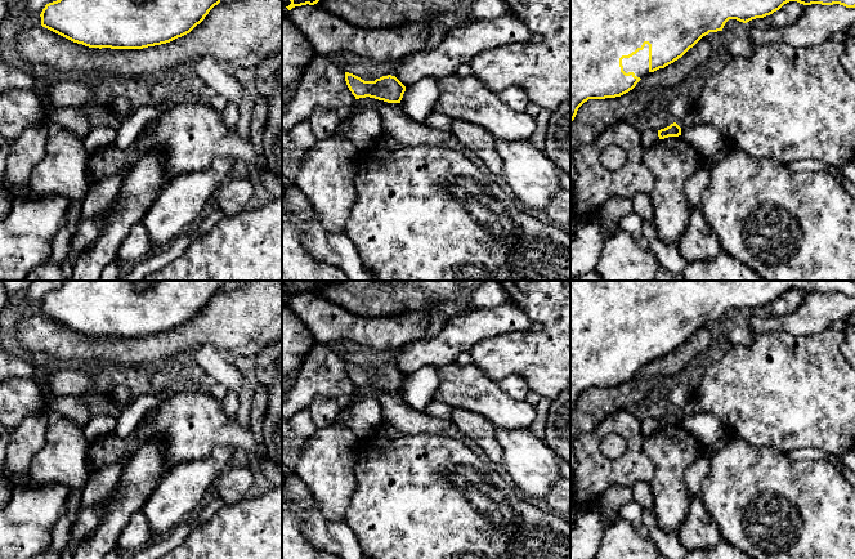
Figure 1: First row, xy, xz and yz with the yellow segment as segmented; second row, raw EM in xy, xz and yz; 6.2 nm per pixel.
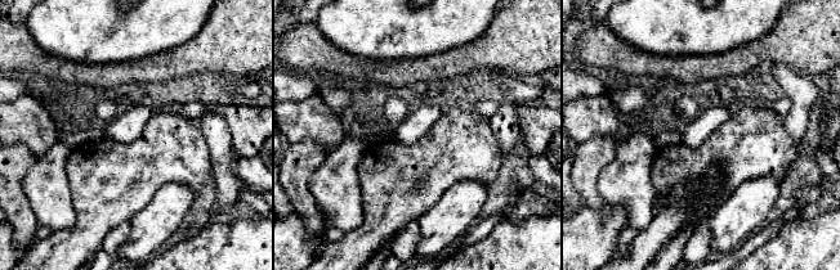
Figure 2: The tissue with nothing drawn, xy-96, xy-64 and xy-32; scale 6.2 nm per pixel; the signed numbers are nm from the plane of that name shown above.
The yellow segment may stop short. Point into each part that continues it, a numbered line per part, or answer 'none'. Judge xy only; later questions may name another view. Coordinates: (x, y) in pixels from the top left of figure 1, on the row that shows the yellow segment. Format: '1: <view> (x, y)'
none

